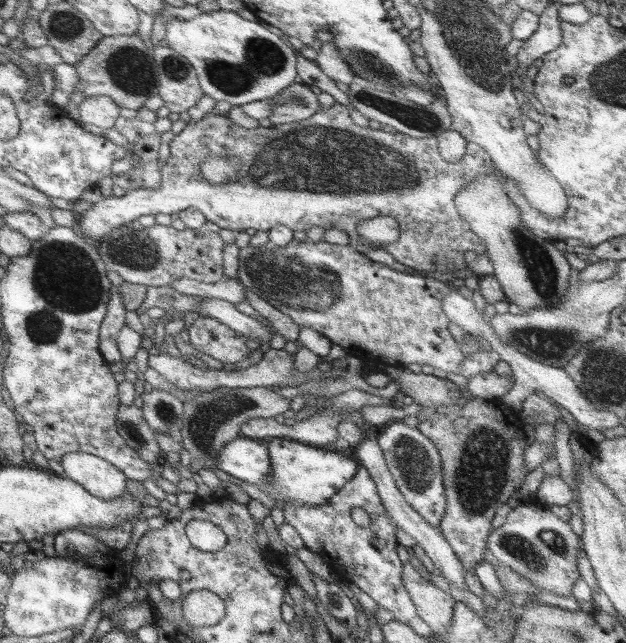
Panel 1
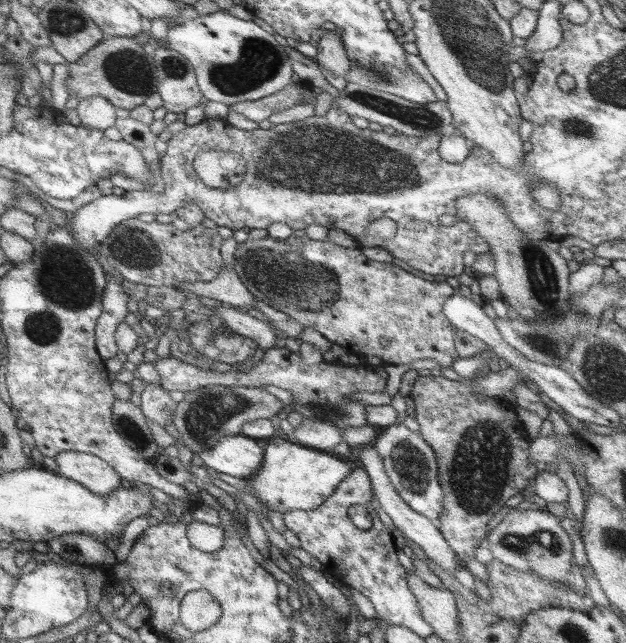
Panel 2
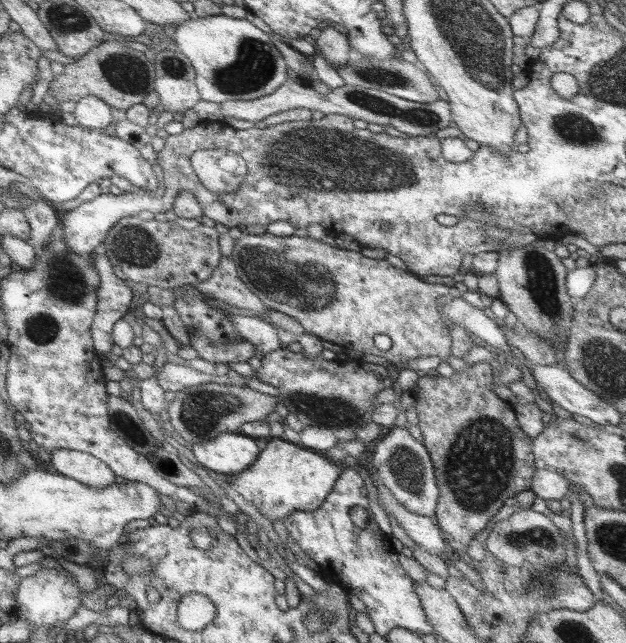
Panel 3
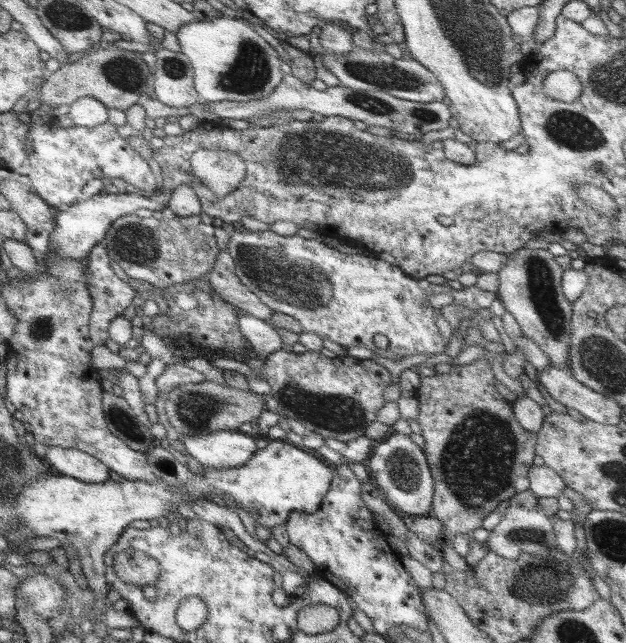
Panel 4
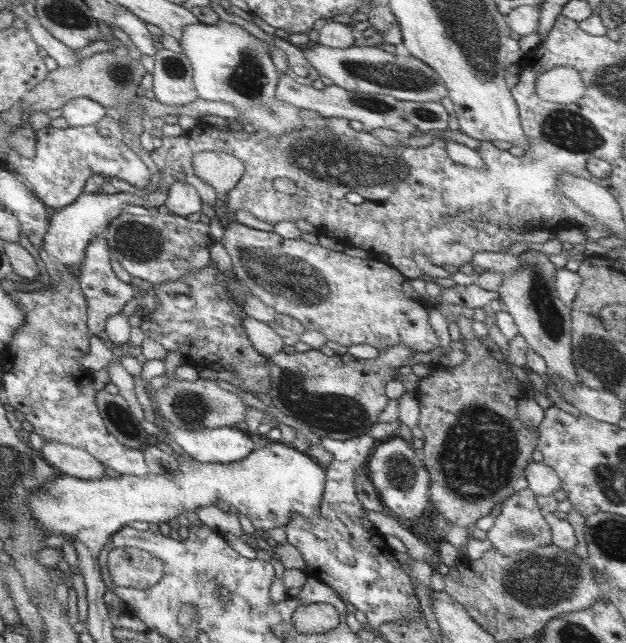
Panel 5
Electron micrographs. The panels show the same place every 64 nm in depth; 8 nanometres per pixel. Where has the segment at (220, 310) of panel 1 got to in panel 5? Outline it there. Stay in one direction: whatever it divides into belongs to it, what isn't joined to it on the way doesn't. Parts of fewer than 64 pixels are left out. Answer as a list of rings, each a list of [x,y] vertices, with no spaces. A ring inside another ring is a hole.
[[[245,318],[243,320],[243,332],[249,338],[253,350],[257,354],[261,354],[263,358],[271,358],[273,354],[279,354],[285,348],[281,338],[267,324],[257,322],[253,318]]]

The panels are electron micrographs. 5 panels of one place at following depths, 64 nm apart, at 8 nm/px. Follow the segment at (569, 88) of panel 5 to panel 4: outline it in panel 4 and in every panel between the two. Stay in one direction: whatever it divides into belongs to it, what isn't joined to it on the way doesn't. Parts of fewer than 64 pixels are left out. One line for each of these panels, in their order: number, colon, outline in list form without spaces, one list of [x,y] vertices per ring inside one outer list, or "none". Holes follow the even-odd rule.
4: [[[555,70],[549,72],[543,80],[541,80],[541,94],[543,98],[555,100],[555,102],[575,102],[581,96],[581,84],[577,80],[575,74],[567,72],[567,70]]]

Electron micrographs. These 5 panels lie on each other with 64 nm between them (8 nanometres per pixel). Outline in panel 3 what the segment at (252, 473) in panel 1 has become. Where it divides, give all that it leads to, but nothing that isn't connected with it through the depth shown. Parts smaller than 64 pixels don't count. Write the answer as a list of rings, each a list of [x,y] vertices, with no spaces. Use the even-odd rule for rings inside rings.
[[[219,434],[217,438],[203,442],[189,442],[195,462],[215,474],[233,474],[243,472],[261,452],[255,446],[257,438],[243,434]]]

